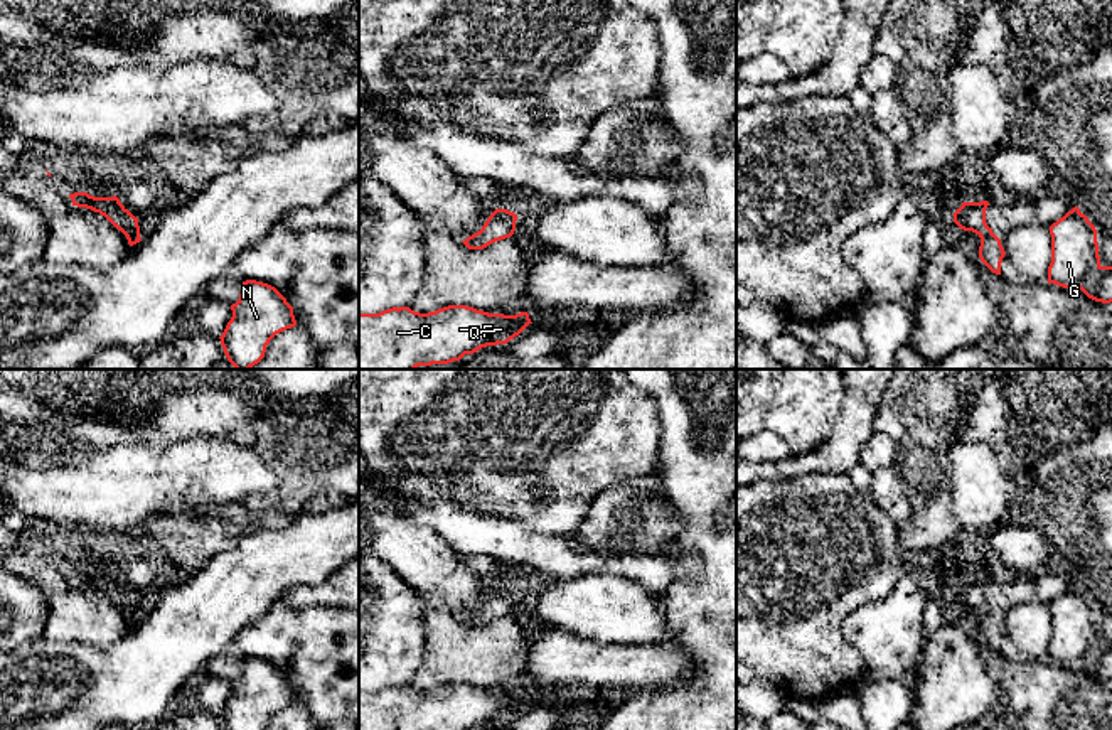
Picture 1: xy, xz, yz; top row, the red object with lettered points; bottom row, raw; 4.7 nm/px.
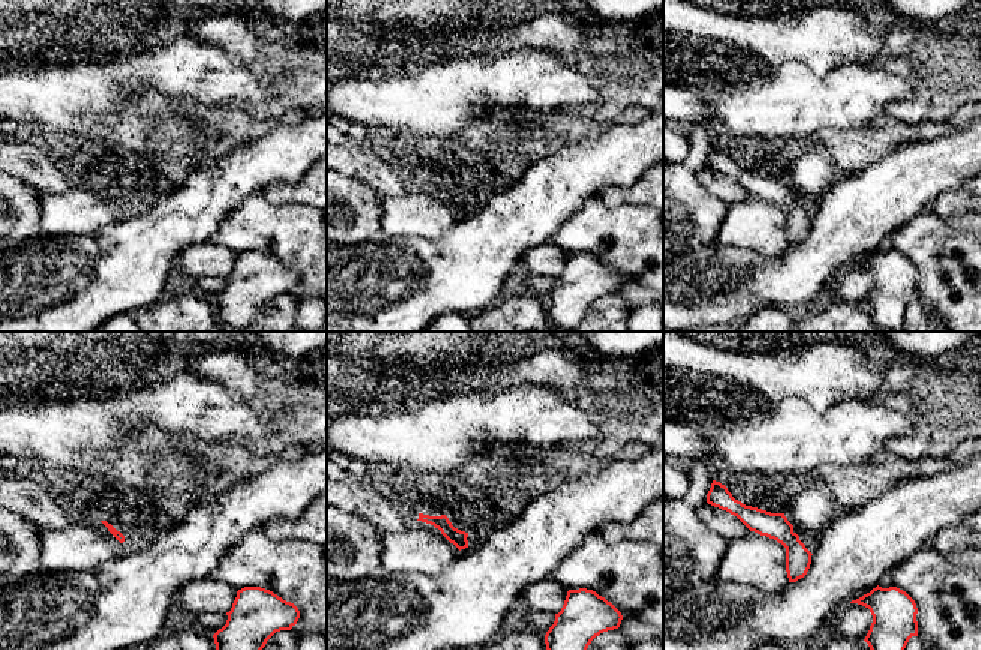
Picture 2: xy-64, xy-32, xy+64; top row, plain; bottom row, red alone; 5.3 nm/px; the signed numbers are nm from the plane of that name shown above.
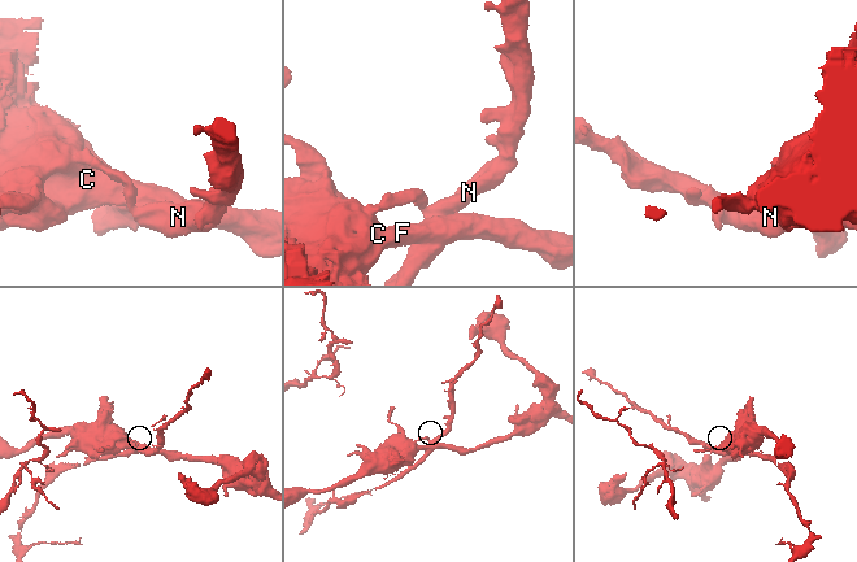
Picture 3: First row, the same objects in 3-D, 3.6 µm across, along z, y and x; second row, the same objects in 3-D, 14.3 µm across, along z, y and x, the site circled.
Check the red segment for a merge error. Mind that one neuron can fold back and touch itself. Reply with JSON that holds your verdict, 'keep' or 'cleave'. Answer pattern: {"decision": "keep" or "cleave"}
{"decision": "cleave"}

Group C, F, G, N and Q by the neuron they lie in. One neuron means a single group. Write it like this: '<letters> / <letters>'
C F G Q / N

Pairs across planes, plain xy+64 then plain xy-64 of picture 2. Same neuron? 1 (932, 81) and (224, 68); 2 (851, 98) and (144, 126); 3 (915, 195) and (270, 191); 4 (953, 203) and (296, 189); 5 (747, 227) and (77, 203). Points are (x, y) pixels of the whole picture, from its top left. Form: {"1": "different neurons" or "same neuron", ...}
{"1": "different neurons", "2": "different neurons", "3": "different neurons", "4": "same neuron", "5": "same neuron"}

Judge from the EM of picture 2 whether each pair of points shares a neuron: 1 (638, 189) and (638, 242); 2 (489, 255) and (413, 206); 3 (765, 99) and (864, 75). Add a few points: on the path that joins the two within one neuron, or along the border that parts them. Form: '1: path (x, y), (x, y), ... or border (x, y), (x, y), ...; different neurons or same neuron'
1: border (603, 201), (609, 206), (647, 206); different neurons
2: border (459, 215), (435, 239), (413, 236); different neurons
3: path (789, 99), (840, 99); same neuron

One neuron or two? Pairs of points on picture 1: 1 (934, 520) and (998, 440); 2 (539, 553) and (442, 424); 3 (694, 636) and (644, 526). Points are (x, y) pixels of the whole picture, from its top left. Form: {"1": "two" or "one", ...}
{"1": "two", "2": "two", "3": "two"}

